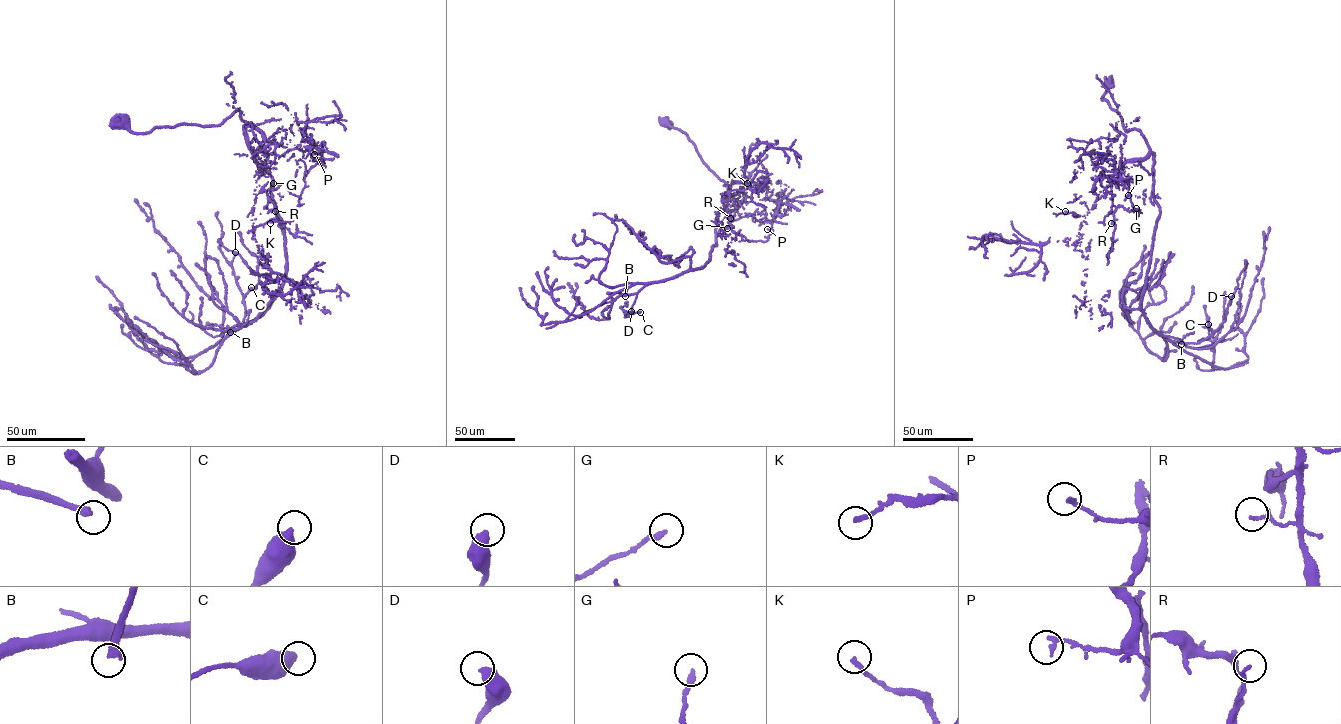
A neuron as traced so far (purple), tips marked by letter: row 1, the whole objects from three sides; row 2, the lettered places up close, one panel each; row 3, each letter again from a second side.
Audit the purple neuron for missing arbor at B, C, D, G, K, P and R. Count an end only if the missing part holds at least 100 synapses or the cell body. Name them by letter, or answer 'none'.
B

